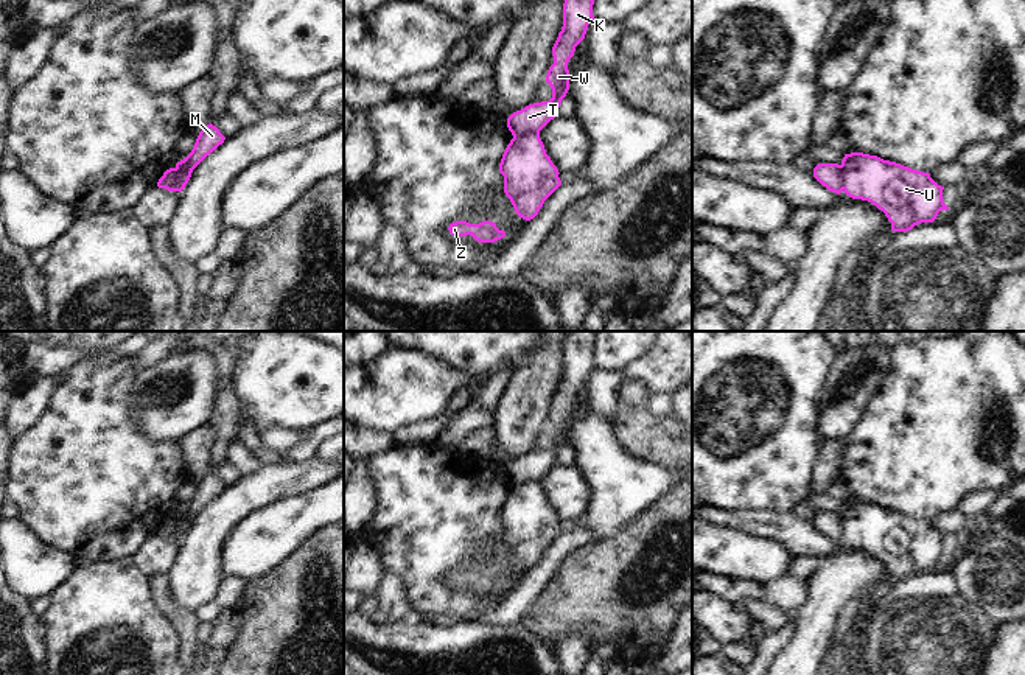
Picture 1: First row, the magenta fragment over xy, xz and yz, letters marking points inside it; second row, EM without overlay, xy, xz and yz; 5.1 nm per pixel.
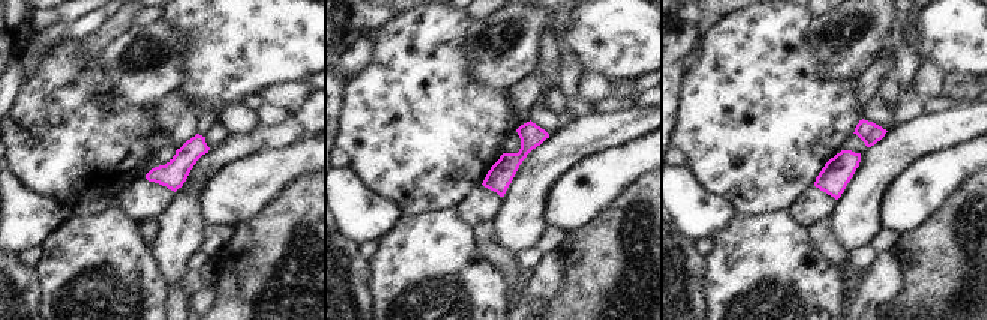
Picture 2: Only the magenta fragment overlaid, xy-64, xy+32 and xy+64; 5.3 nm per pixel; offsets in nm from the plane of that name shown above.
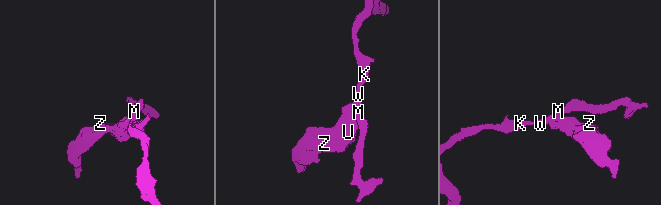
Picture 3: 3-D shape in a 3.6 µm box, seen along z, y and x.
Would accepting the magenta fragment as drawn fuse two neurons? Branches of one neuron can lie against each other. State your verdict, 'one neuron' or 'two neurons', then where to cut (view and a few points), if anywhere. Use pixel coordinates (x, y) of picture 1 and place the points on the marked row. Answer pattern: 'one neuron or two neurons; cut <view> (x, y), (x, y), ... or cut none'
two neurons; cut xz (538, 134), (528, 132), (514, 137)

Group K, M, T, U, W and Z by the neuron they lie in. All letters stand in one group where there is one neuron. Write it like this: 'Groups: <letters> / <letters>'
Groups: K M T W / U Z

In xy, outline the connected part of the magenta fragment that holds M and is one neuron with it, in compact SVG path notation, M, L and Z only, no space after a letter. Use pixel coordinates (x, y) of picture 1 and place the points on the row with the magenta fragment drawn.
M212 123L207 124L198 135L196 143L191 149L191 152L187 156L185 165L184 165L184 180L179 182L177 177L180 171L177 168L170 168L163 173L163 176L159 179L157 187L165 188L168 191L182 191L185 185L188 184L193 170L210 154L213 152L219 145L222 145L226 137L219 132L216 126Z

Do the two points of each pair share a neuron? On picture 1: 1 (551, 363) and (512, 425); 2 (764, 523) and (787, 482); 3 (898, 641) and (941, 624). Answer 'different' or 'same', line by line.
1: same
2: different
3: same

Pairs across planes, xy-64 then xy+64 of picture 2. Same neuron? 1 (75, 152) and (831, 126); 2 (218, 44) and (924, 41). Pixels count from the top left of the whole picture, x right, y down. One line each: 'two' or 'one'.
1: one
2: one

